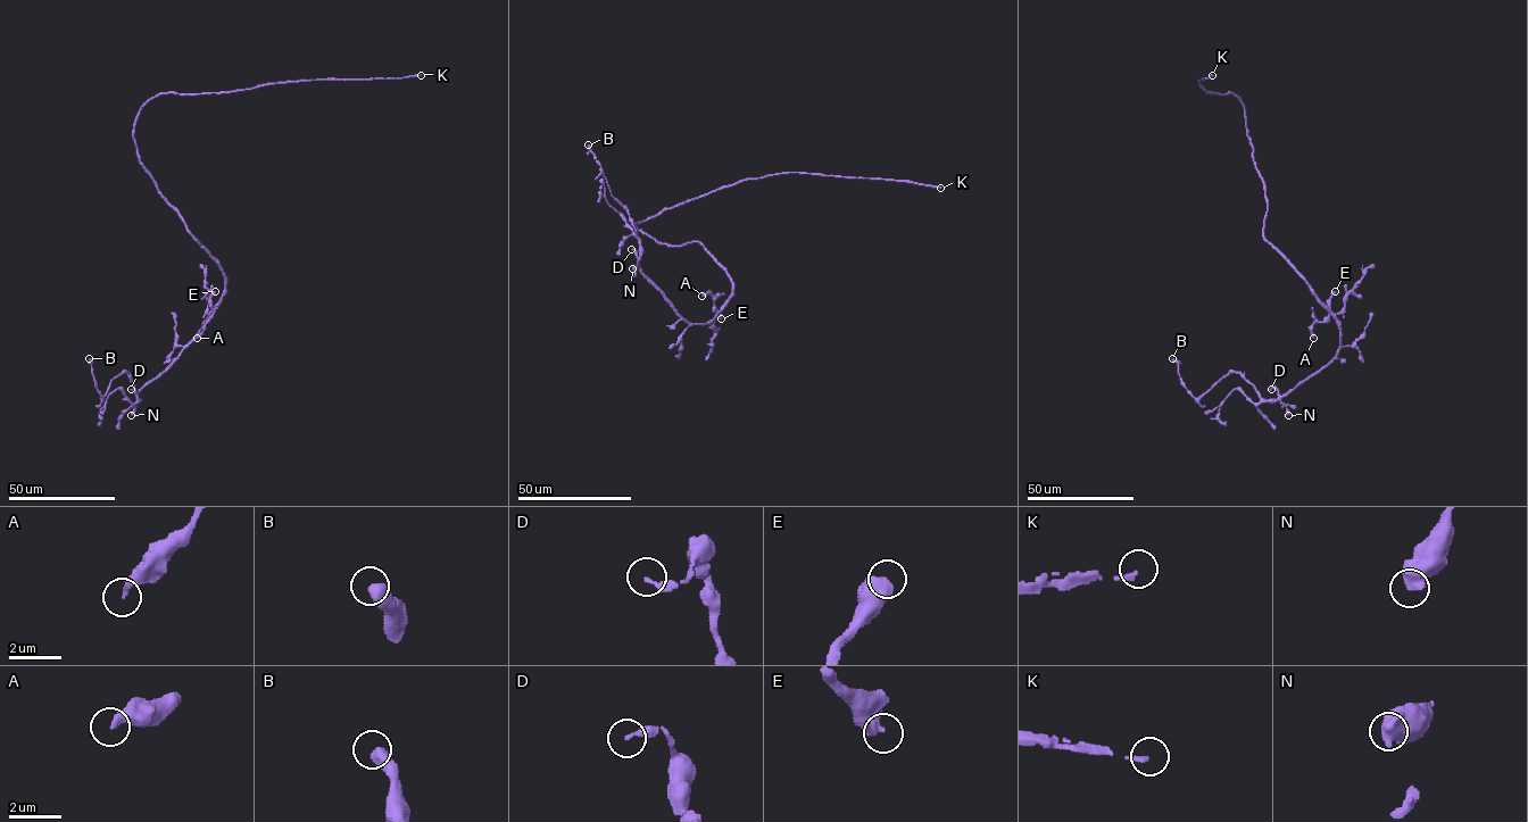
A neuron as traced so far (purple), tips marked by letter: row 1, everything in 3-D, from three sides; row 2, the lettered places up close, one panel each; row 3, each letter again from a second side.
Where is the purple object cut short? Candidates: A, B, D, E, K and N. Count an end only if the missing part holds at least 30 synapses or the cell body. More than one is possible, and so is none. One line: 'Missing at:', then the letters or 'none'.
Missing at: K

